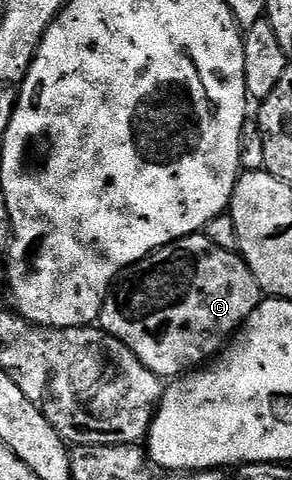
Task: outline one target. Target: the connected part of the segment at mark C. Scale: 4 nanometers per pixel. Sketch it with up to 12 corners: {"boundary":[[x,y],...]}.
{"boundary":[[208,236],[112,281],[98,324],[154,375],[209,363],[262,293]]}

